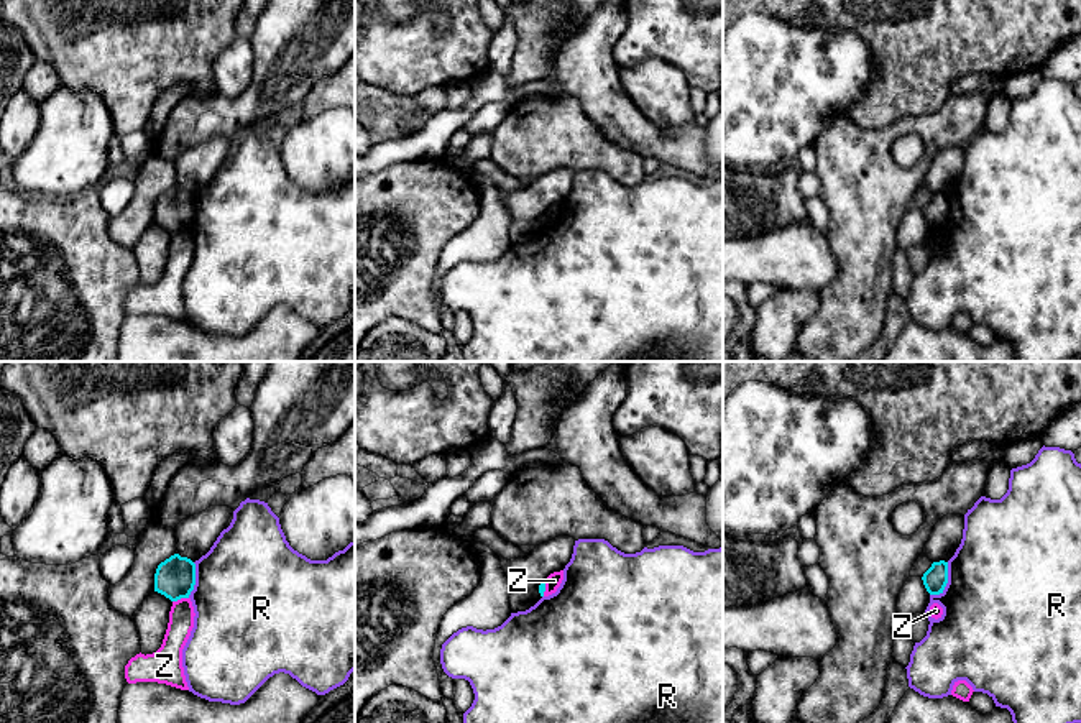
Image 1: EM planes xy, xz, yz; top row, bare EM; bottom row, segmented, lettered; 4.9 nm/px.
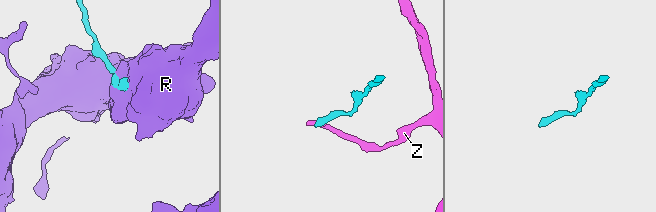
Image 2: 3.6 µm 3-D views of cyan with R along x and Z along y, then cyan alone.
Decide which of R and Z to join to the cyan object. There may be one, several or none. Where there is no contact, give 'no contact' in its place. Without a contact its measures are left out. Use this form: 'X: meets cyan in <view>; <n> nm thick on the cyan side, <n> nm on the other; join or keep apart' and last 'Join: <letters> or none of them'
R: meets cyan in yz; 120 nm thick on the cyan side, 500 nm on the other; keep apart
Z: meets cyan in xy; 200 nm thick on the cyan side, 130 nm on the other; keep apart
Join: none of them

